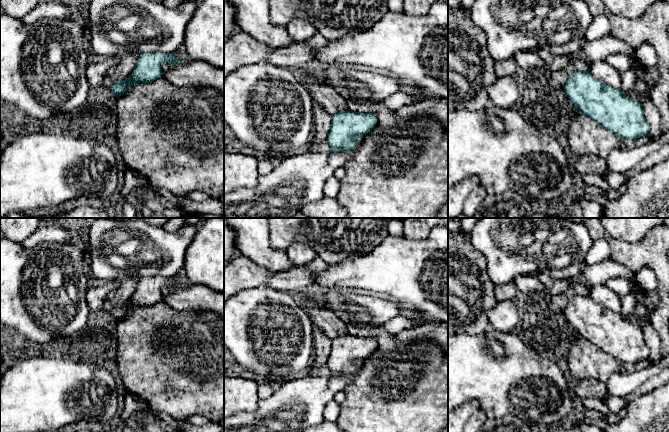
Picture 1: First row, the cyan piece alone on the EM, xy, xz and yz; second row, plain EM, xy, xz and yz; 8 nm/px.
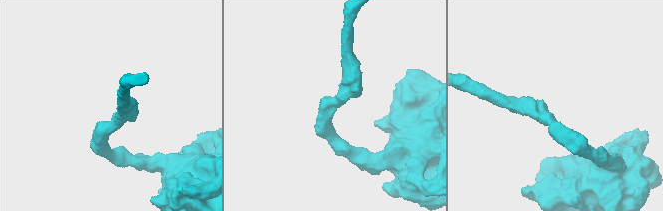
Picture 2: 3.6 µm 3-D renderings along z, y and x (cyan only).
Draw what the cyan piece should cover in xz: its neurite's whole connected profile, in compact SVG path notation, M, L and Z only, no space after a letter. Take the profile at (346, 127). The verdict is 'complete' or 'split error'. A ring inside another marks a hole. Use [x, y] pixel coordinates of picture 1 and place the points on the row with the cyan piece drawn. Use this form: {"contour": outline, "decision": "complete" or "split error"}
{"contour": "M350 110L331 115L331 126L327 141L331 152L351 150L355 141L360 140L377 124L372 113L359 113Z", "decision": "complete"}

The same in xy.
{"contour": "M152 52L141 54L130 76L123 81L115 81L112 84L110 87L112 93L119 98L136 82L149 83L160 78L163 74L161 69L163 62L168 62L171 66L182 64L175 56L175 52Z", "decision": "complete"}

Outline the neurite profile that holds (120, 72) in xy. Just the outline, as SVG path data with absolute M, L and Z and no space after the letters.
M126 54L122 56L118 65L112 67L107 73L103 81L103 86L110 88L115 81L123 81L130 76L134 70L139 56L134 54Z

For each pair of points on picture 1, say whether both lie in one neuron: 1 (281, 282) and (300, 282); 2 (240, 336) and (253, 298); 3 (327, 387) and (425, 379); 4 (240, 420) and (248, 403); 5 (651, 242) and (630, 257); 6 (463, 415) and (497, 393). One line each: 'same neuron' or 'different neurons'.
1: same neuron
2: same neuron
3: different neurons
4: different neurons
5: same neuron
6: different neurons

